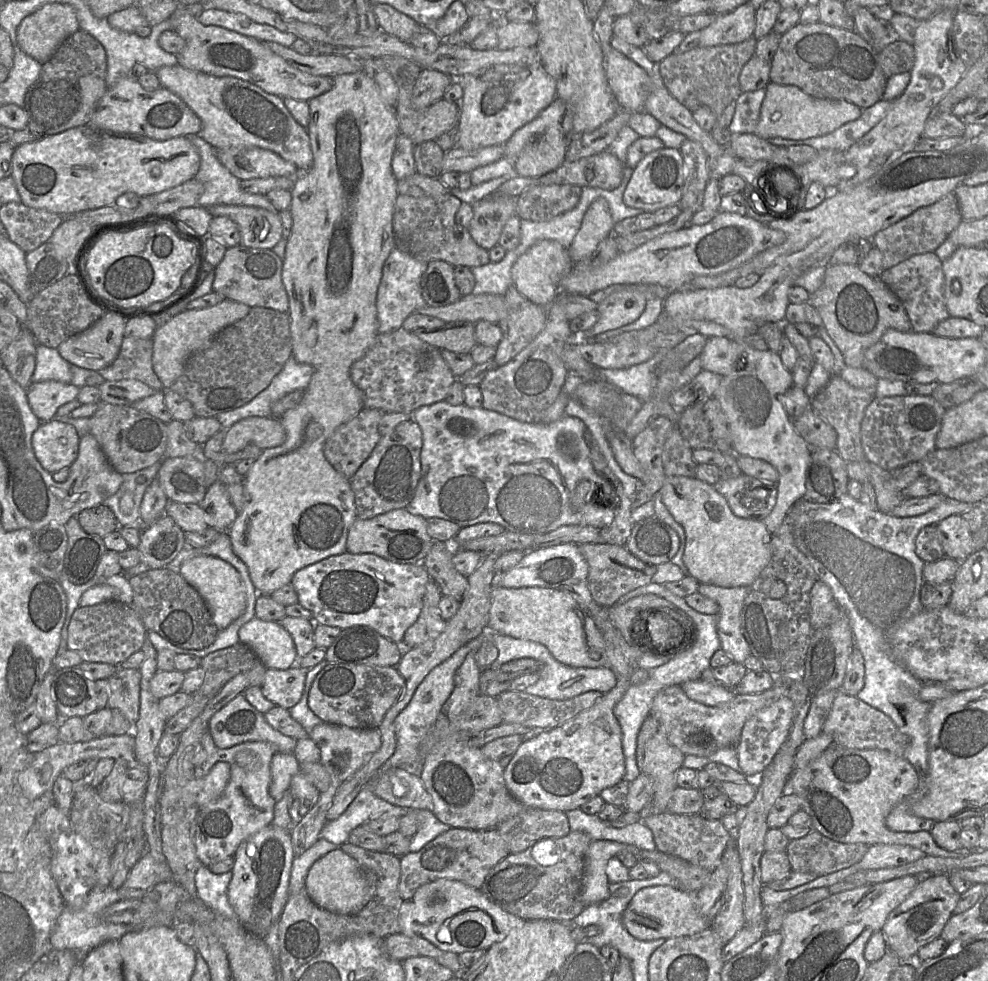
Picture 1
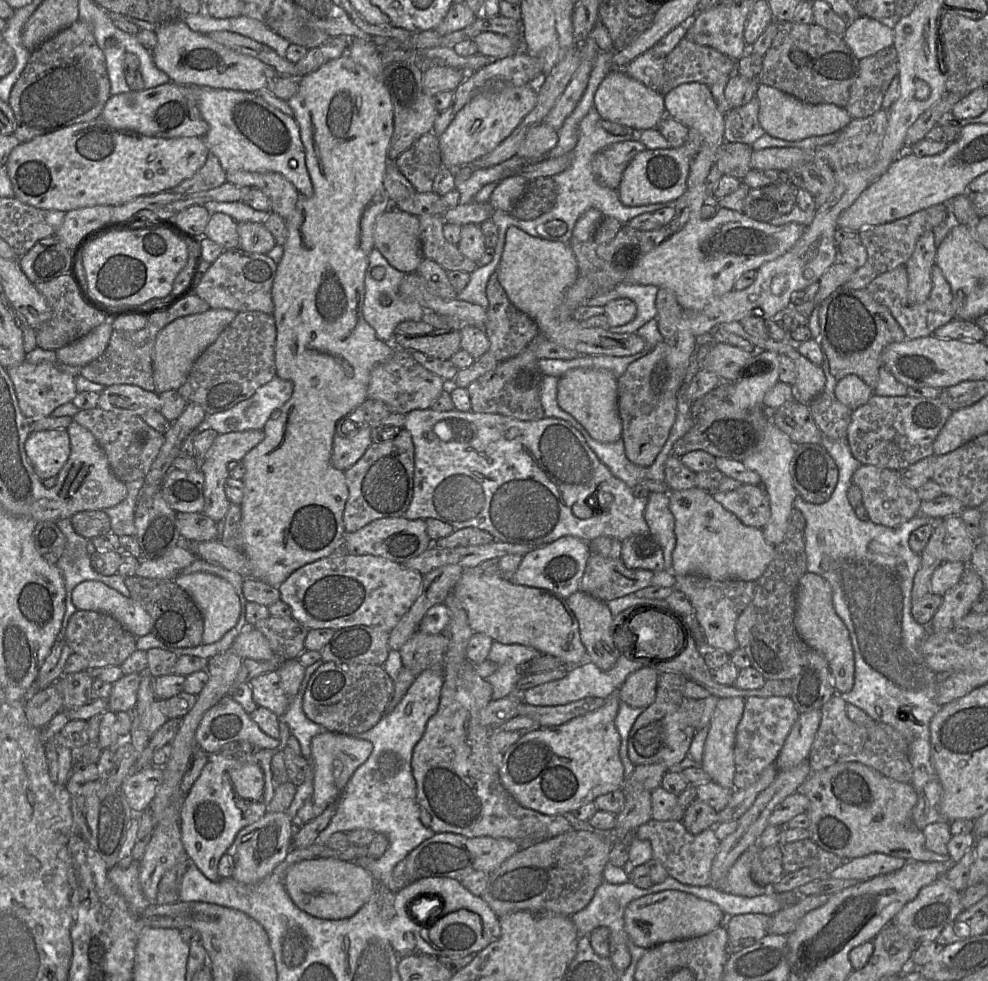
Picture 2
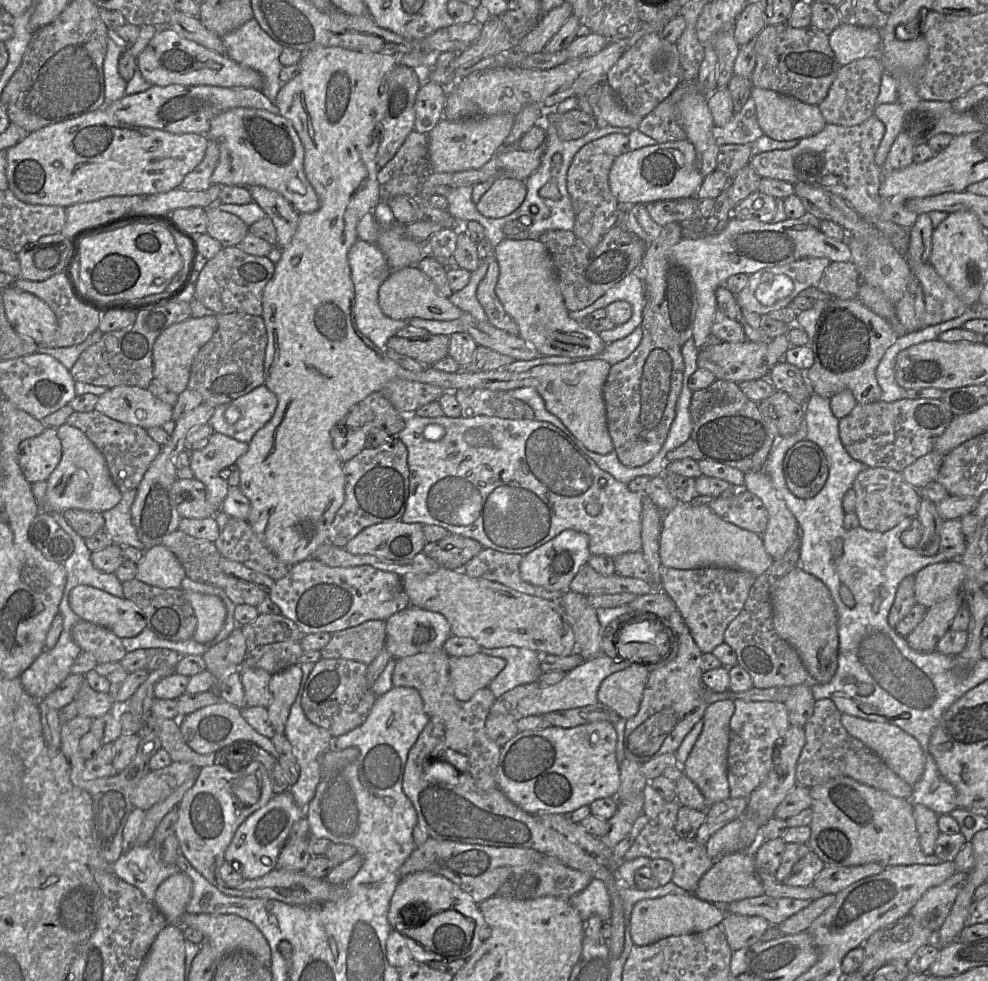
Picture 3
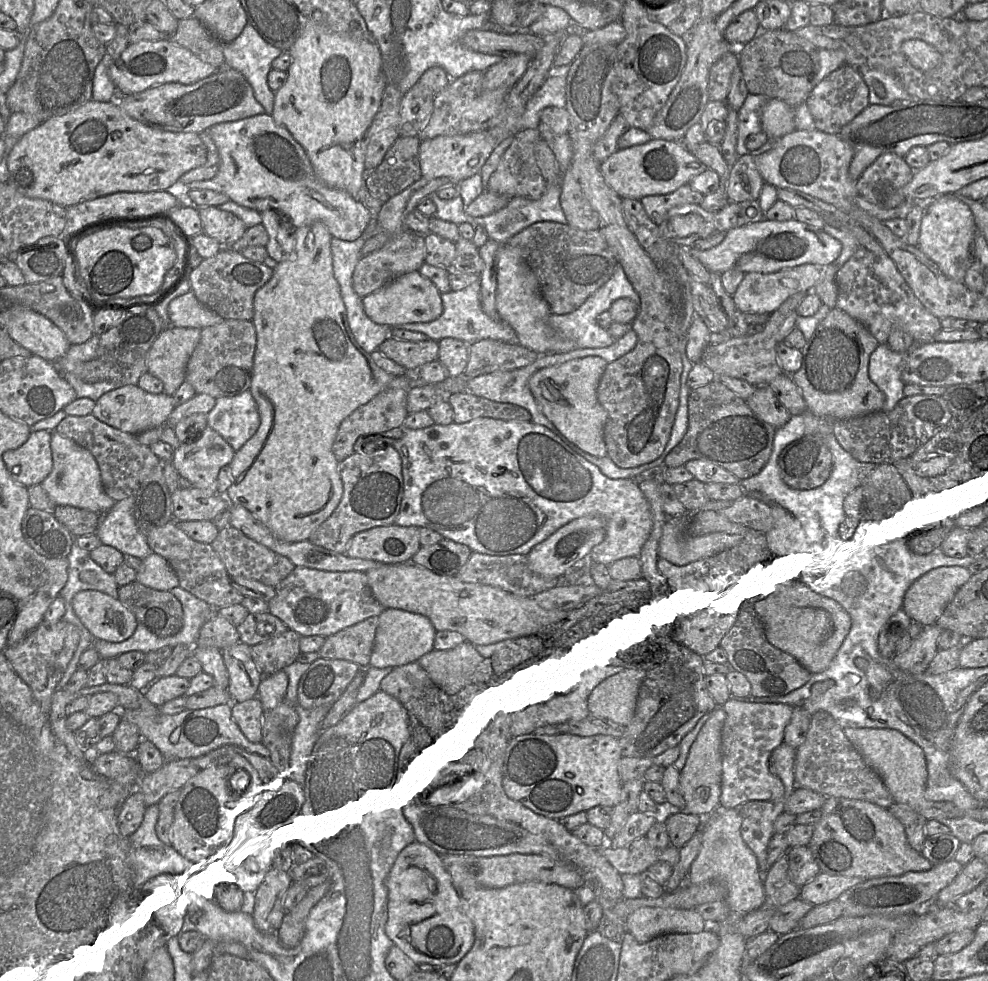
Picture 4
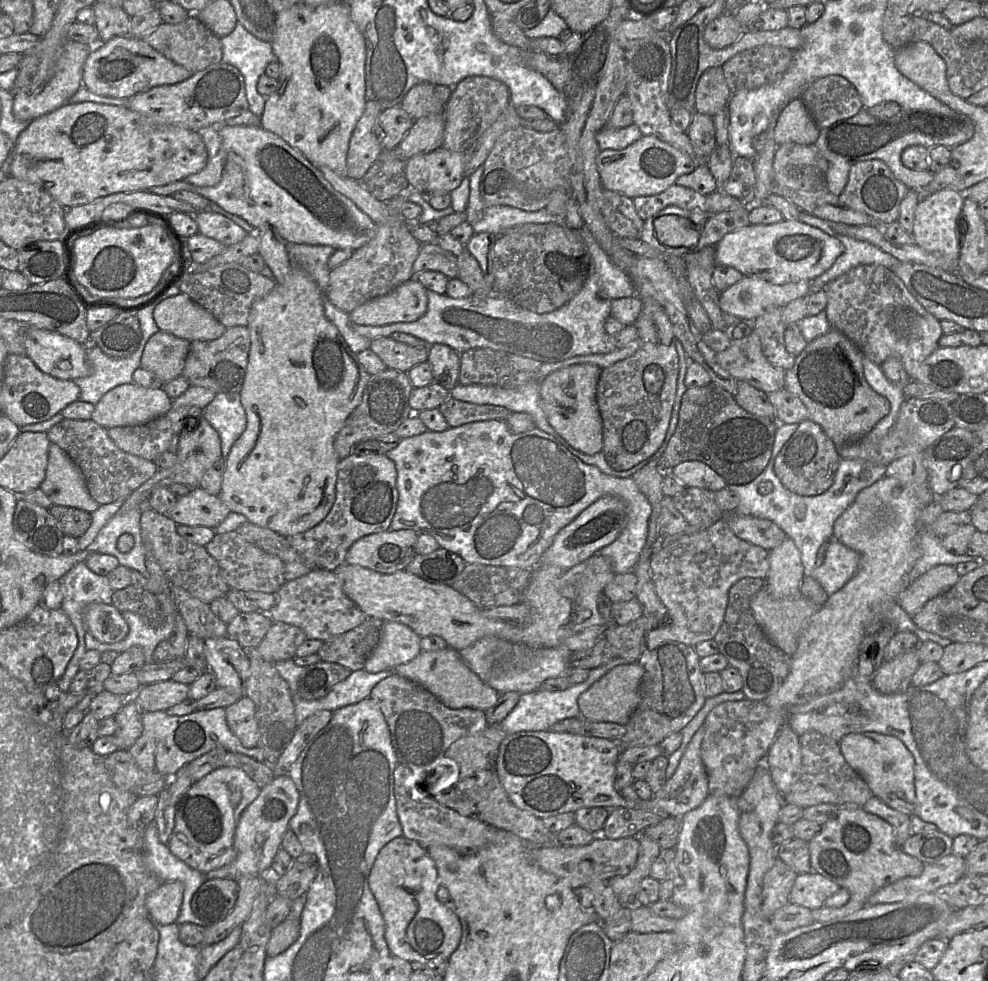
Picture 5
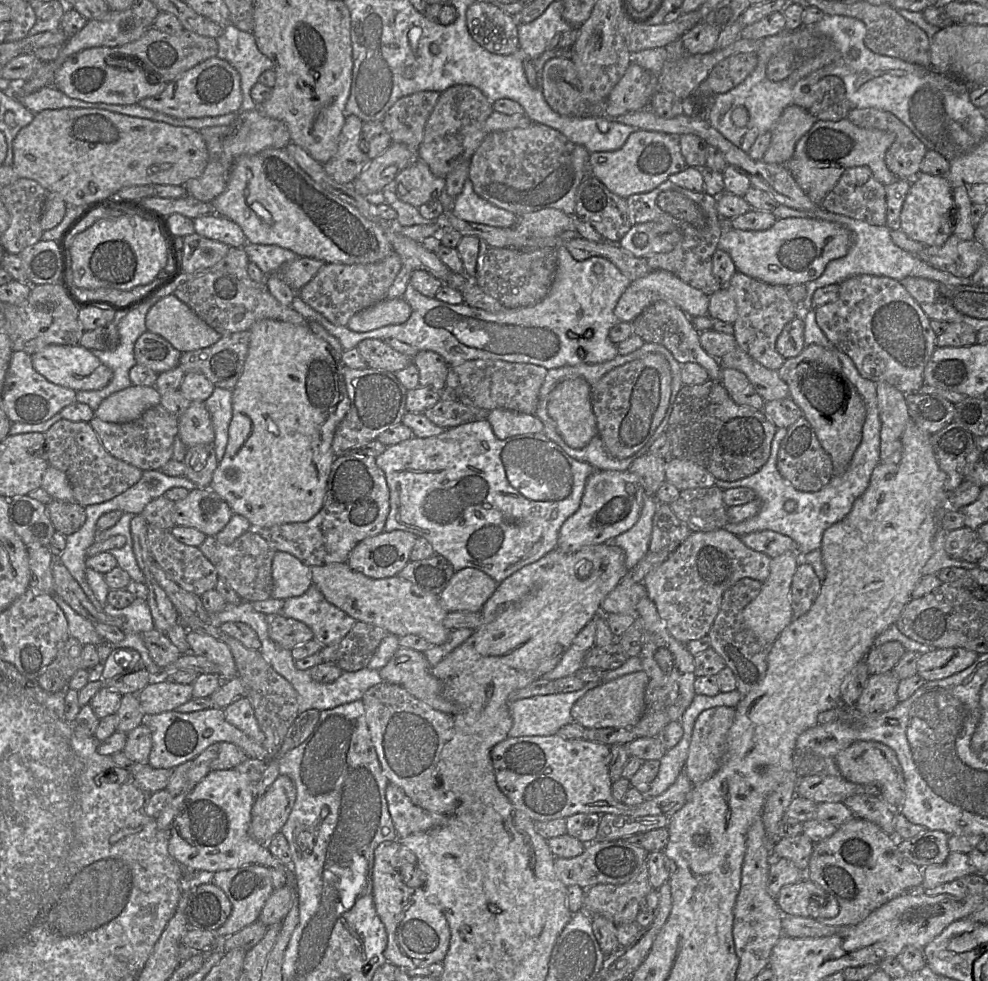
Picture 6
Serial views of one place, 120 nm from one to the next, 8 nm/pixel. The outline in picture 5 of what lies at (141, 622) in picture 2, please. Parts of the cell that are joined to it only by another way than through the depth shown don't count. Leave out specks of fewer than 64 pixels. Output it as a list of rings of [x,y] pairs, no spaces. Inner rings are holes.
[[[90,603],[84,611],[84,623],[87,632],[102,643],[119,642],[129,633],[122,612],[112,604]]]

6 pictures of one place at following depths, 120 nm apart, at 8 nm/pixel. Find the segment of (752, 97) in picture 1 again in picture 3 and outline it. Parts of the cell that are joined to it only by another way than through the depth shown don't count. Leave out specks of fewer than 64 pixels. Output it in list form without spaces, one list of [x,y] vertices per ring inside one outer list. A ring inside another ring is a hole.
[[[750,96],[738,113],[734,113],[722,128],[716,129],[716,140],[718,145],[752,144],[763,134],[757,120],[755,101]]]

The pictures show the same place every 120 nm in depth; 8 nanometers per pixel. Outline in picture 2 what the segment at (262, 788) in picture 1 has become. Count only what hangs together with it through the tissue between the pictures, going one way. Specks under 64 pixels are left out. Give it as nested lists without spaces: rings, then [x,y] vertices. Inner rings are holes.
[[[280,717],[279,746],[276,749],[258,749],[254,752],[245,750],[246,746],[232,747],[225,745],[216,754],[209,754],[209,760],[203,767],[199,777],[186,794],[180,810],[181,841],[190,861],[211,881],[218,881],[218,865],[221,856],[234,842],[238,832],[256,822],[267,813],[267,807],[275,794],[271,761],[275,754],[287,747],[291,733],[283,717]],[[232,757],[251,757],[249,761],[256,764],[264,777],[262,795],[257,800],[240,798],[230,778],[230,769],[238,764]]]

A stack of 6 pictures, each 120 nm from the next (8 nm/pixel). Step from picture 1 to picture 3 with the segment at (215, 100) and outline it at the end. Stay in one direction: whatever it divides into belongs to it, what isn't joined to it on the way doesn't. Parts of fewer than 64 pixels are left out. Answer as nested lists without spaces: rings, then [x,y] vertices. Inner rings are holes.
[[[233,108],[215,116],[208,131],[207,140],[215,139],[219,144],[219,159],[211,176],[212,185],[263,186],[280,193],[299,214],[315,212],[319,198],[304,171],[304,147],[292,123],[279,114],[255,108]]]

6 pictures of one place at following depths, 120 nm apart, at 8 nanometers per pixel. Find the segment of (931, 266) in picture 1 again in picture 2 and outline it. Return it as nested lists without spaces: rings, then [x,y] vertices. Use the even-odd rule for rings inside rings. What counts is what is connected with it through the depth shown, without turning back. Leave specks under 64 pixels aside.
[[[934,264],[931,269],[932,289],[928,298],[920,304],[911,304],[907,298],[908,274],[905,265],[874,278],[866,287],[873,298],[886,306],[903,329],[906,339],[917,339],[934,334],[934,331],[955,317],[953,294],[941,269]]]

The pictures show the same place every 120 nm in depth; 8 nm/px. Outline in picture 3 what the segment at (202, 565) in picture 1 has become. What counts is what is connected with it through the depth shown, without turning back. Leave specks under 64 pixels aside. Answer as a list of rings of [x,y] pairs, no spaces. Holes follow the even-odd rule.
[[[184,591],[197,618],[197,627],[193,639],[198,643],[213,640],[222,629],[226,619],[226,607],[215,596],[193,591]]]

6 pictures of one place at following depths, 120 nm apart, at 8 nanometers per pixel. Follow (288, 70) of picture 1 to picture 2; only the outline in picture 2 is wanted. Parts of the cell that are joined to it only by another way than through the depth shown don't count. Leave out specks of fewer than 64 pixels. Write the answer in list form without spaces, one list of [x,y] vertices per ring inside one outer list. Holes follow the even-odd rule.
[[[182,17],[157,25],[155,34],[157,44],[151,50],[154,64],[176,84],[244,92],[264,89],[285,101],[298,91],[298,78],[279,73],[254,57],[213,41],[207,34],[191,30]]]

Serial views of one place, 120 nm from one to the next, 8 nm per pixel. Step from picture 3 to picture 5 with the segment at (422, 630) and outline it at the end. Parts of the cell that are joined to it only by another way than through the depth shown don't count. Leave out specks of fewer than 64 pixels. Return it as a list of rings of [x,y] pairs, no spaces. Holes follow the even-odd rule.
[[[383,621],[379,642],[367,659],[364,669],[369,673],[378,673],[394,670],[396,666],[410,662],[422,652],[420,640],[421,637],[408,626],[399,622]]]

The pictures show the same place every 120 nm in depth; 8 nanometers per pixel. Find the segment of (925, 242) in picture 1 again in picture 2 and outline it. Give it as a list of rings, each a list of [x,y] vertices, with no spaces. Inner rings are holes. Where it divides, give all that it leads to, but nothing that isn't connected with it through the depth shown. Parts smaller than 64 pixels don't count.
[[[945,203],[936,204],[899,220],[861,229],[859,231],[859,240],[867,251],[867,261],[862,267],[856,269],[849,280],[843,284],[843,288],[866,288],[877,276],[905,265],[913,254],[916,242],[921,235],[926,231],[933,231],[934,228],[943,223],[947,214],[948,208]]]

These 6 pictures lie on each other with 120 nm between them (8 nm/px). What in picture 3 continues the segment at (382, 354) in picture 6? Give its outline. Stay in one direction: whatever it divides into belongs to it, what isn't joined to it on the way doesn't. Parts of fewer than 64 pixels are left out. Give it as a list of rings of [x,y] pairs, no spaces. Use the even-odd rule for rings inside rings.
[[[428,334],[421,338],[390,337],[386,347],[398,354],[413,358],[423,364],[433,365],[448,356],[448,335]]]

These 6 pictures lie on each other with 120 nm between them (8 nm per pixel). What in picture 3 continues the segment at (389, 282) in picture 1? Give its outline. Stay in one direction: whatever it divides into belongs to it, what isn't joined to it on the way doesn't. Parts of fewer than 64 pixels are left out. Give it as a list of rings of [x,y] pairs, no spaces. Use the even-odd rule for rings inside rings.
[[[357,240],[348,252],[351,279],[354,285],[355,305],[353,315],[358,330],[384,353],[390,337],[408,326],[409,320],[395,320],[386,316],[378,303],[378,291],[381,284],[389,277],[392,270],[379,247],[375,244]]]

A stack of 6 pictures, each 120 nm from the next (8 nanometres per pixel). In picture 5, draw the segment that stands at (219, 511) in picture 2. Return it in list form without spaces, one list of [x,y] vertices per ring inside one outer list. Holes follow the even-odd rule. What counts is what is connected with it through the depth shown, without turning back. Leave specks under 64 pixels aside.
[[[201,417],[197,428],[193,432],[182,431],[179,435],[178,449],[175,464],[166,469],[158,469],[156,473],[138,487],[119,509],[119,513],[126,513],[138,508],[144,501],[148,501],[150,495],[158,487],[169,487],[173,484],[184,484],[190,487],[199,487],[205,472],[211,468],[222,456],[221,440],[217,431],[210,423]]]

